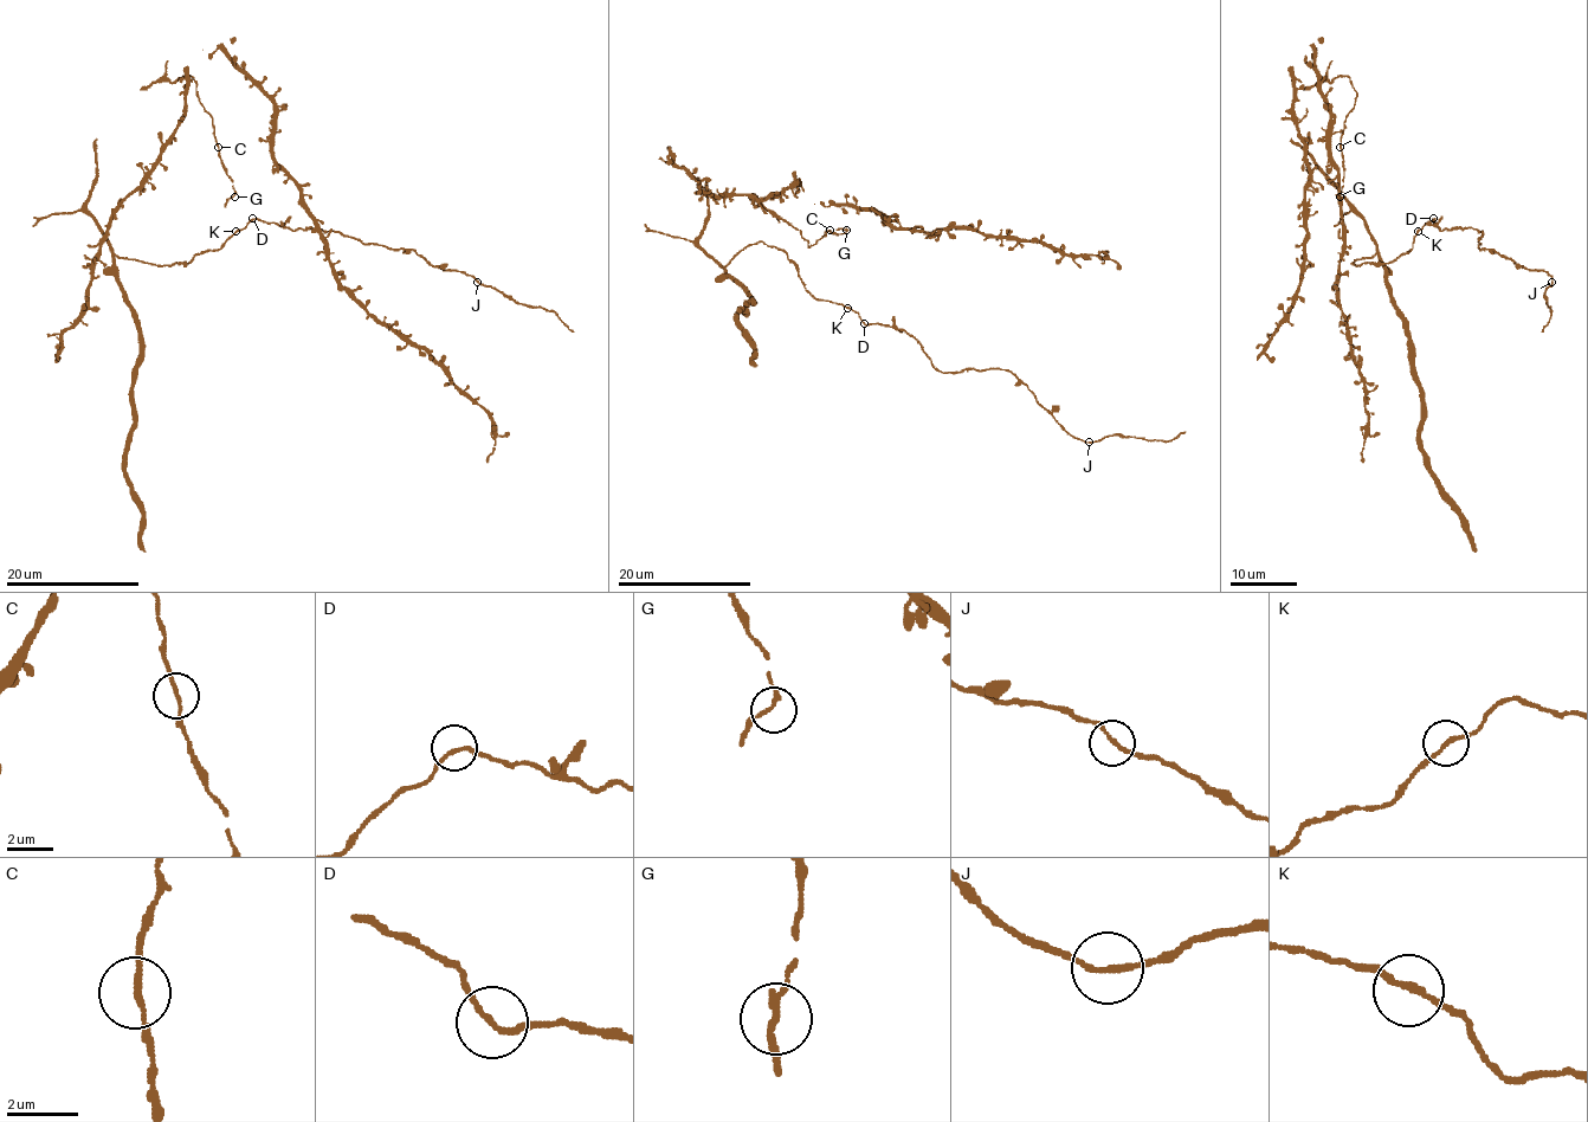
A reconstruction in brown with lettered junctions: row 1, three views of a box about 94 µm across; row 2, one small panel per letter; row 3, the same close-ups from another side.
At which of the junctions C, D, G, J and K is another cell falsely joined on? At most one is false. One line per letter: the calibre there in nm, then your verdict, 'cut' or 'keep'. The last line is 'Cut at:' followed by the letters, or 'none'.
C: 150 nm thick; keep
D: 150 nm thick; keep
G: 160 nm thick; keep
J: 160 nm thick; keep
K: 170 nm thick; keep
Cut at: none

